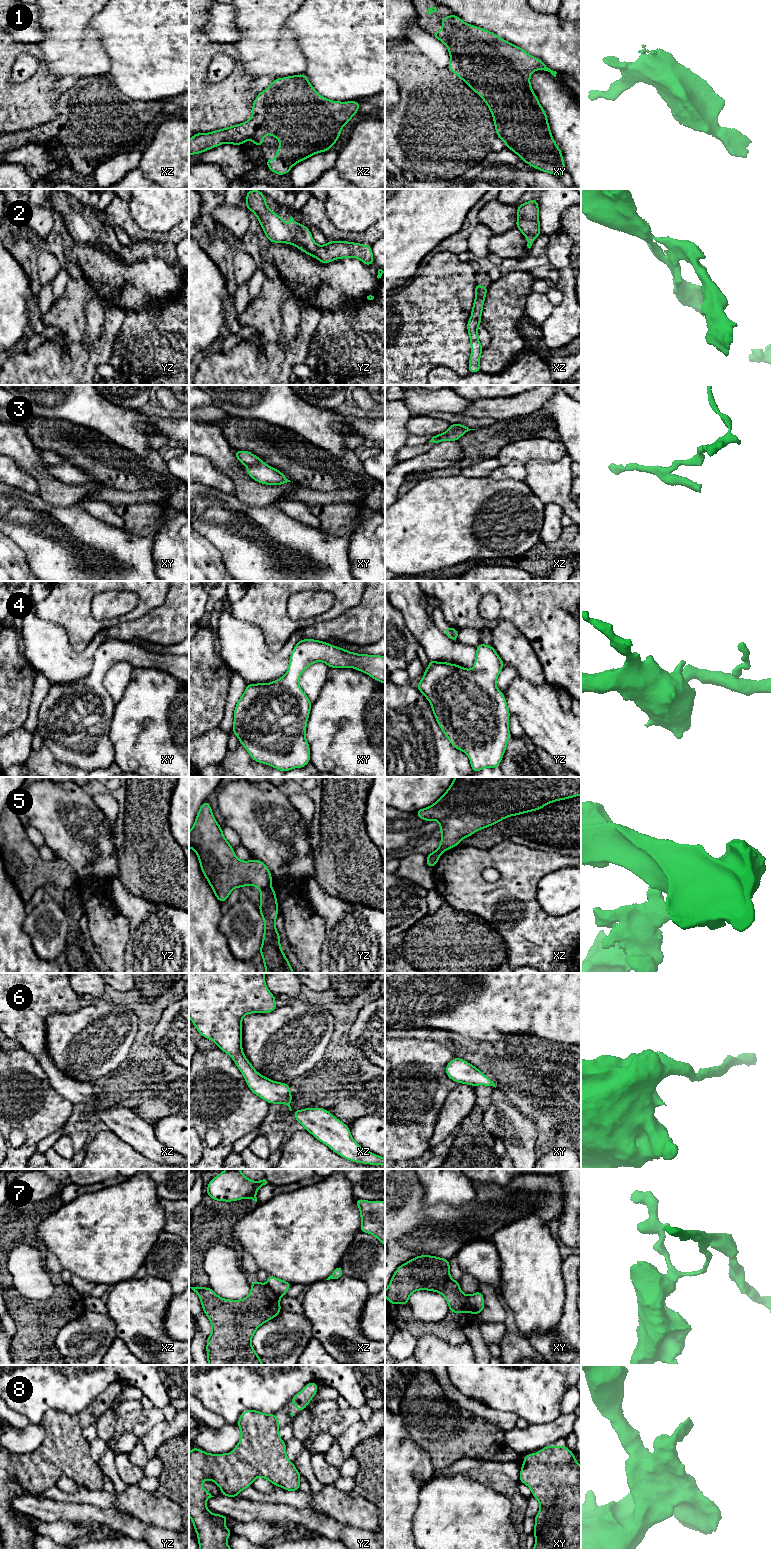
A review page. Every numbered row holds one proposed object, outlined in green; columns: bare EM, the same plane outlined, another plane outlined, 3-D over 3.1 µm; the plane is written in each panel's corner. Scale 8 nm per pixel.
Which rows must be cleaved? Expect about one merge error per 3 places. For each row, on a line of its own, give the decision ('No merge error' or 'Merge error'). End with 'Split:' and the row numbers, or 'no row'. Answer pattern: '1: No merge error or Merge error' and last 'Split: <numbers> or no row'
1: No merge error
2: No merge error
3: Merge error
4: No merge error
5: Merge error
6: No merge error
7: Merge error
8: No merge error
Split: 3, 5, 7

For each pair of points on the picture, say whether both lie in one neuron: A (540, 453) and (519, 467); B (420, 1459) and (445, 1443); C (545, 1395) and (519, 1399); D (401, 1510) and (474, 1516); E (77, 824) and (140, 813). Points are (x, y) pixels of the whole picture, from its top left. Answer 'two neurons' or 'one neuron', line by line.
A: two neurons
B: two neurons
C: one neuron
D: two neurons
E: two neurons

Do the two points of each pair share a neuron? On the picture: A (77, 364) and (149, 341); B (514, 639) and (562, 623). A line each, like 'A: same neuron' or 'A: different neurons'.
A: different neurons
B: different neurons

